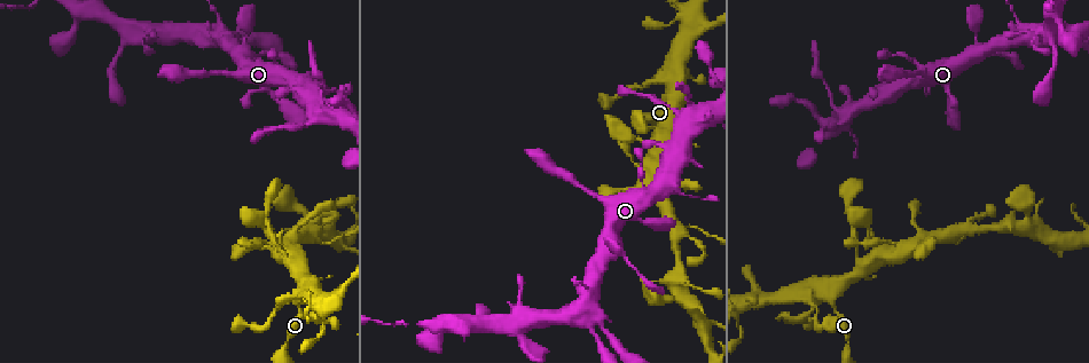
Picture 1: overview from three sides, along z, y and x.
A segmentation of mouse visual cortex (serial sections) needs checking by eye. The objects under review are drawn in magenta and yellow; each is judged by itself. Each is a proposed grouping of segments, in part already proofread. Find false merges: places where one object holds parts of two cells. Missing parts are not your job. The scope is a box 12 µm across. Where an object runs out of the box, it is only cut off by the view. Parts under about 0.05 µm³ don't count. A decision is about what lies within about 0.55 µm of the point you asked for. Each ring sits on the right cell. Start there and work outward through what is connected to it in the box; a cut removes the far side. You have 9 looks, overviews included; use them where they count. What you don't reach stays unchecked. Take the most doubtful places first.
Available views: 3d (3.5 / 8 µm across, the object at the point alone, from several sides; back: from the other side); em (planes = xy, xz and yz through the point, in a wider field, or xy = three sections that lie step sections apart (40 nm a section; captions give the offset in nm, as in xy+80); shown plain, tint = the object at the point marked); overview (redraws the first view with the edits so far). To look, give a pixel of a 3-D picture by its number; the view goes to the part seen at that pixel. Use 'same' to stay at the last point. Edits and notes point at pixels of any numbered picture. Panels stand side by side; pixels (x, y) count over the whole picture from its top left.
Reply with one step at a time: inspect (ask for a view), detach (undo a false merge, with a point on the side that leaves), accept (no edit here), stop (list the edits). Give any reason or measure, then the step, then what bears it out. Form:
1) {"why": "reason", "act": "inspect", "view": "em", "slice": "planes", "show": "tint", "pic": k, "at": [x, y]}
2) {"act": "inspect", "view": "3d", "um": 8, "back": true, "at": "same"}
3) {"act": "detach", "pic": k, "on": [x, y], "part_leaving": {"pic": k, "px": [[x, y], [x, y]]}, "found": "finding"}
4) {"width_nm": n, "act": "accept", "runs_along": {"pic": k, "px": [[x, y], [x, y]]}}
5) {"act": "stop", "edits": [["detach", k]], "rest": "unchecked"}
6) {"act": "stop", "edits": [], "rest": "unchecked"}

{"why": "four or more arms meet", "act": "inspect", "view": "3d", "um": 8, "pic": 1, "at": [689, 122]}

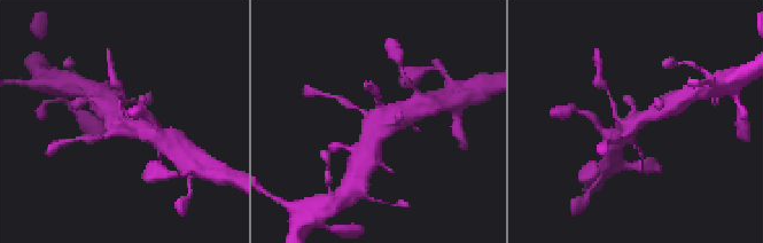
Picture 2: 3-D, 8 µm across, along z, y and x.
{"act": "inspect", "view": "3d", "um": 3.5, "pic": 2, "at": [120, 122]}

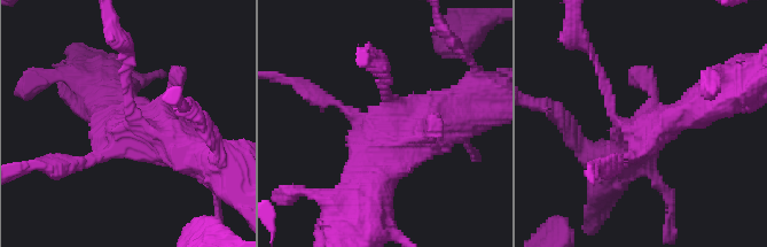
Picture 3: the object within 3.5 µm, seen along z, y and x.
{"act": "inspect", "view": "em", "slice": "xy", "step": 2, "show": "tint", "pic": 3, "at": [661, 123]}

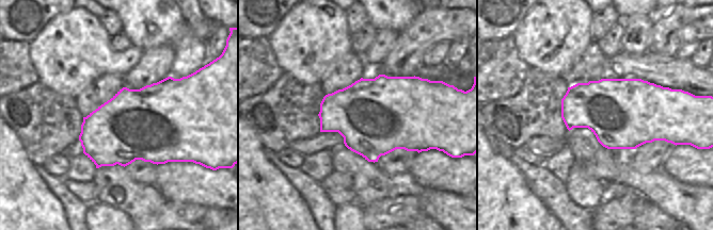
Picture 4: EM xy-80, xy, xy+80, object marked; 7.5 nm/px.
{"act": "accept", "runs_along": {"pic": 3, "px": [[361, 205], [372, 157], [446, 110]]}, "found": "continuous, no second cell"}

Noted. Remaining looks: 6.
{"act": "inspect", "view": "3d", "um": 3.5, "pic": 1, "at": [593, 312]}

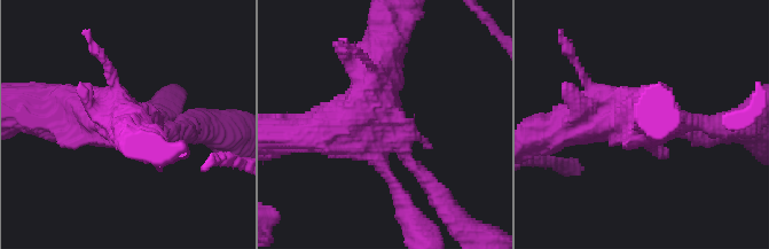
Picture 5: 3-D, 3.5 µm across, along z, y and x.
{"why": "shape alone is not enough", "act": "inspect", "view": "em", "slice": "xy", "step": 5, "show": "tint", "pic": 5, "at": [386, 126]}

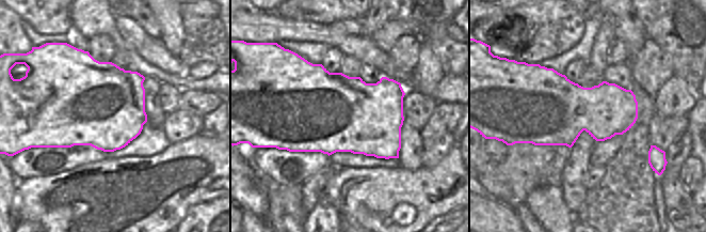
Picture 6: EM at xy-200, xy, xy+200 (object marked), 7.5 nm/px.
{"width_nm": 600, "act": "accept", "runs_along": {"pic": 5, "px": [[383, 37], [373, 104], [301, 133]]}, "found": "one cell here"}

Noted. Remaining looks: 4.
{"why": "sharp bend", "act": "inspect", "view": "em", "slice": "xy", "step": 5, "show": "tint", "pic": 1, "at": [336, 217]}

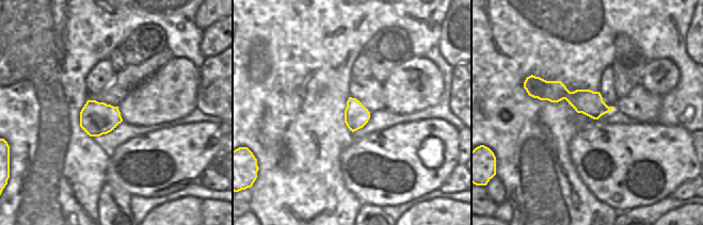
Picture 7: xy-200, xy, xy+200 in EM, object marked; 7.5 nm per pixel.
{"why": "wider look", "act": "inspect", "view": "3d", "um": 3.5, "at": "same"}

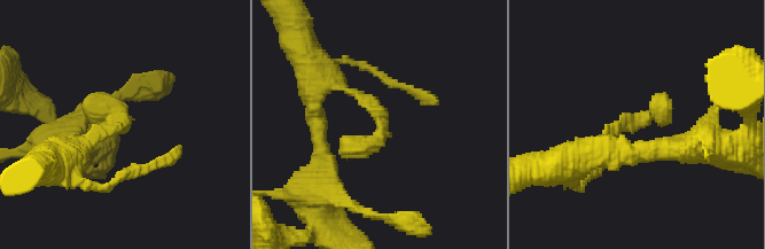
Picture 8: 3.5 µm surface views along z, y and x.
{"act": "accept", "runs_along": {"pic": 8, "px": [[591, 154], [609, 132], [668, 104]]}, "found": "one cell here"}

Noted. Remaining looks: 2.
{"why": "abrupt turn", "act": "inspect", "view": "3d", "um": 3.5, "pic": 1, "at": [703, 23]}

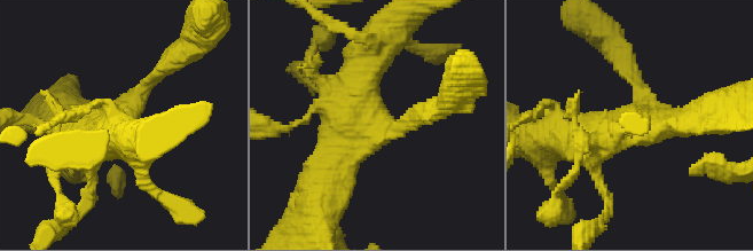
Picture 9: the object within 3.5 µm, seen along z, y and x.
{"act": "inspect", "view": "em", "slice": "xy", "step": 2, "show": "tint", "pic": 9, "at": [374, 123]}

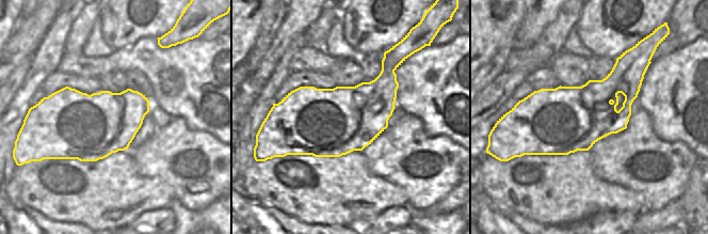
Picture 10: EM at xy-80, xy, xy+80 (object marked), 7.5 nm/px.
{"act": "accept", "runs_along": {"pic": 9, "px": [[76, 122], [115, 125], [164, 65]]}, "found": "all the same cell"}

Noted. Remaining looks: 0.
{"act": "stop", "edits": [], "rest": "unchecked"}

